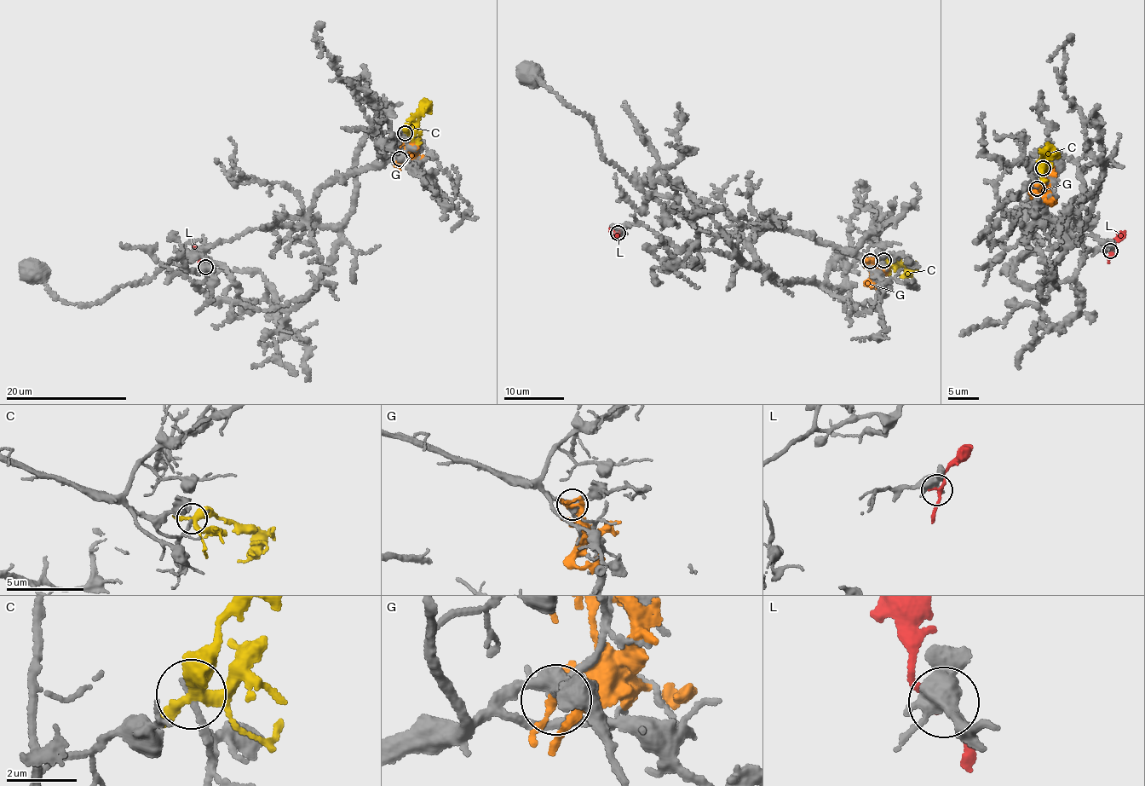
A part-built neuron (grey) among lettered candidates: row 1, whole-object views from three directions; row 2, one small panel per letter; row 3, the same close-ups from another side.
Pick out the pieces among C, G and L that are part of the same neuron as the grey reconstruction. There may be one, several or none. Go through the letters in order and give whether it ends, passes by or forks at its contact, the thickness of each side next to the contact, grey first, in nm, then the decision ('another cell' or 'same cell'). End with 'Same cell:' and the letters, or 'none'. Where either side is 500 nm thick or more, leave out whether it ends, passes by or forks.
C: it forks; calibres 190 and 320 nm; another cell
G: it forks; calibres 400 and 180 nm; another cell
L: it passes by; calibres 400 and 220 nm; another cell
Same cell: none

